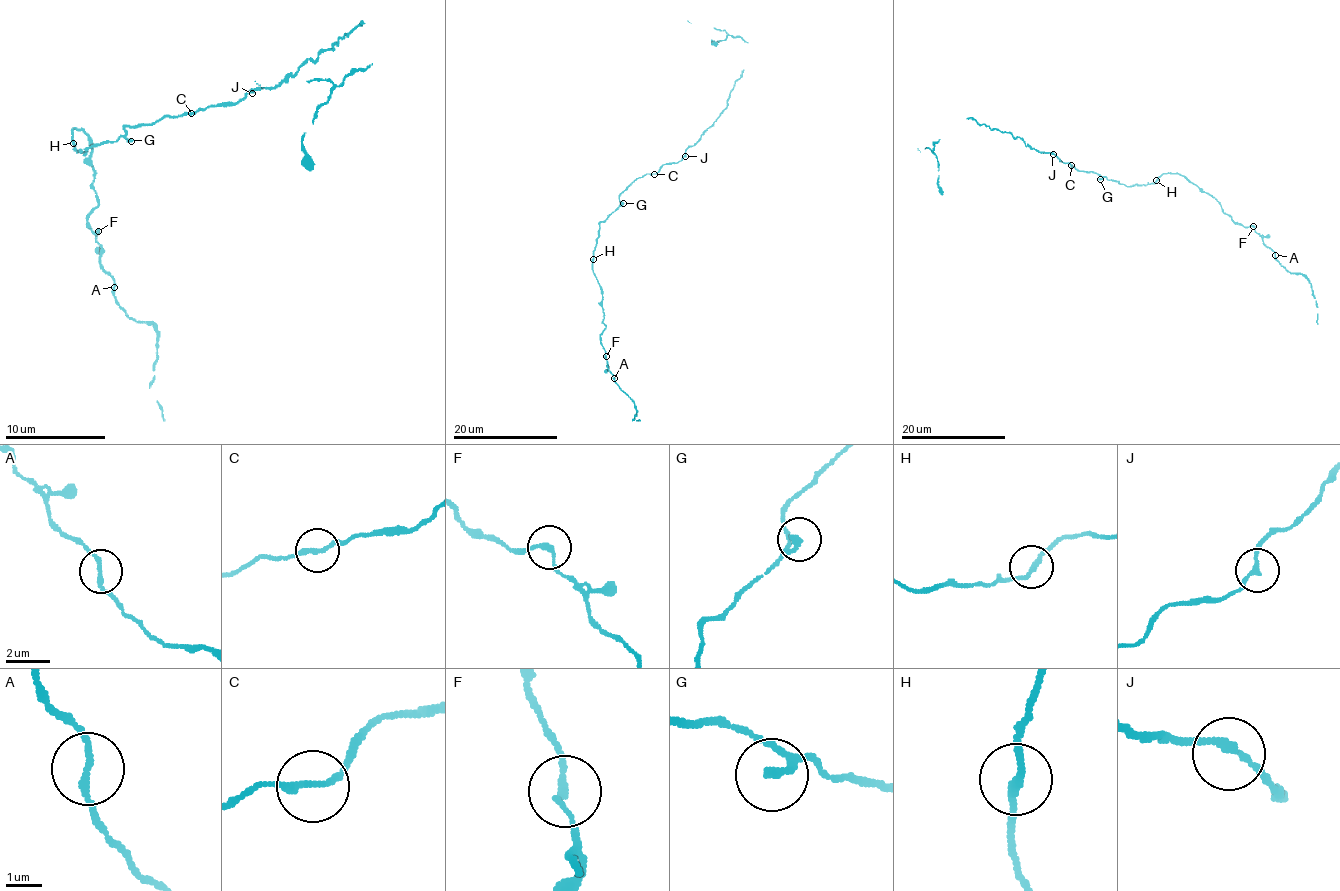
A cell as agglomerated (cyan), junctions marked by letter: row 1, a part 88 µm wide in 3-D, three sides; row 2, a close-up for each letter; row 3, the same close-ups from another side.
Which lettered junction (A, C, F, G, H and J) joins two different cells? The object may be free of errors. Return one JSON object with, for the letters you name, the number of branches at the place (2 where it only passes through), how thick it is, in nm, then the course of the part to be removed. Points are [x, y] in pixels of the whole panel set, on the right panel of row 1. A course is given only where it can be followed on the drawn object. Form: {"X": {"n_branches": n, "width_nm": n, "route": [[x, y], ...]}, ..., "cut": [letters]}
{"cut": []}

